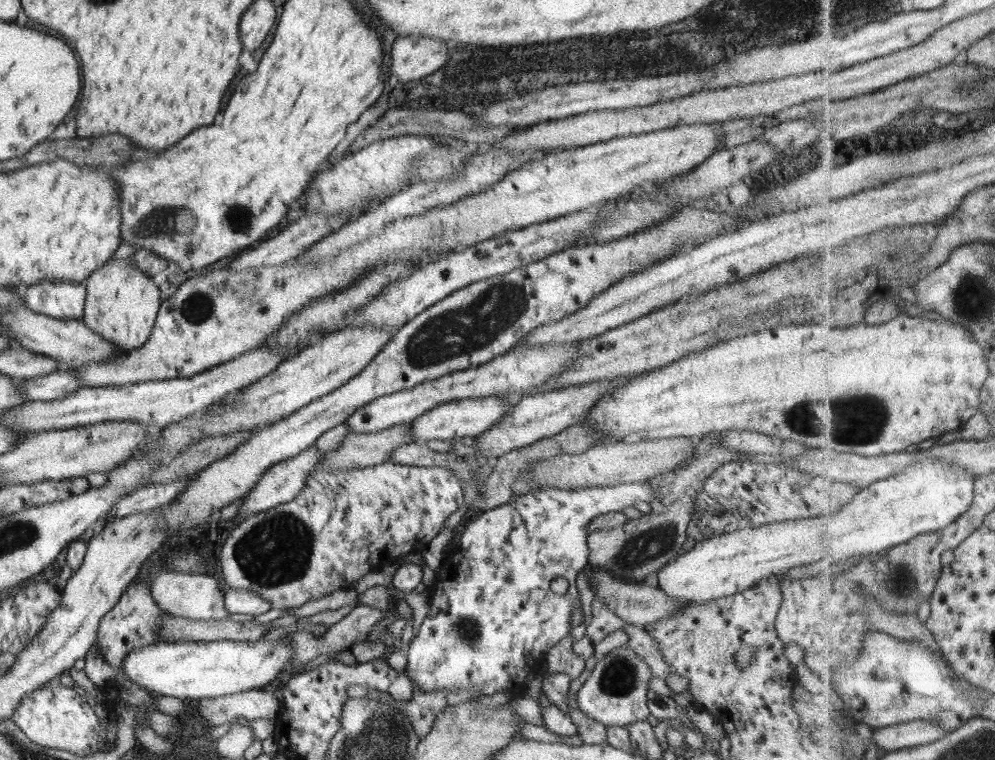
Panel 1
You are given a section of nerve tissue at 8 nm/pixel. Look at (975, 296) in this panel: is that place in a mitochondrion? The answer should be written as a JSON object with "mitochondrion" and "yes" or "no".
{"mitochondrion":"yes"}

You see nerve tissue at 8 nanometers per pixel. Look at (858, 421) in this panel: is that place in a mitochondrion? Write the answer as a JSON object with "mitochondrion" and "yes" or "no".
{"mitochondrion":"yes"}

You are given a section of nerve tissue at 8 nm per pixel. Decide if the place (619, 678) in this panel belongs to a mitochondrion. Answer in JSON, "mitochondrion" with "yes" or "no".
{"mitochondrion":"yes"}

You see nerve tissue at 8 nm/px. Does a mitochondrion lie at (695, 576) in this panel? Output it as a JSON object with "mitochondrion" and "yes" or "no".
{"mitochondrion":"no"}

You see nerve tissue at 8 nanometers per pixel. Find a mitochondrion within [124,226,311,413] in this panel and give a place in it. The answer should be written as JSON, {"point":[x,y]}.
{"point":[198,307]}

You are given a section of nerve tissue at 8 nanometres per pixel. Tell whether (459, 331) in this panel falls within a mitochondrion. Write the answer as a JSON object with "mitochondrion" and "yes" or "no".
{"mitochondrion":"yes"}

